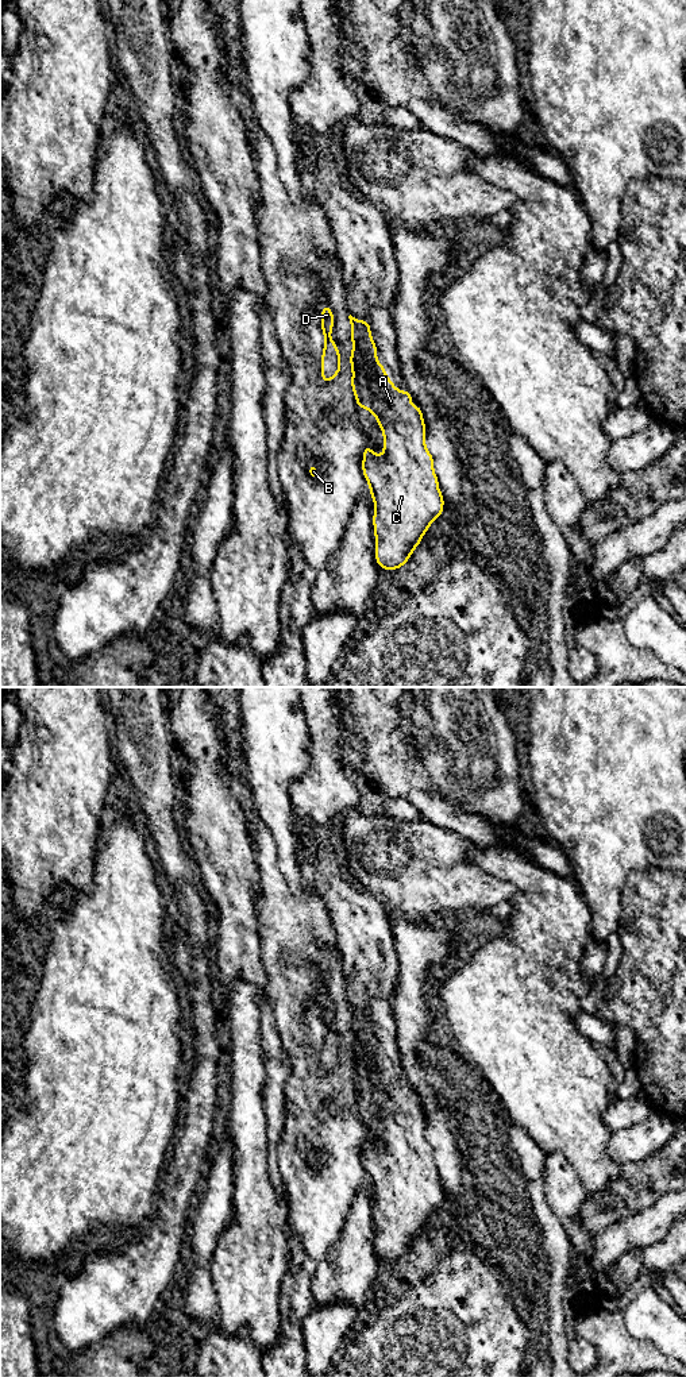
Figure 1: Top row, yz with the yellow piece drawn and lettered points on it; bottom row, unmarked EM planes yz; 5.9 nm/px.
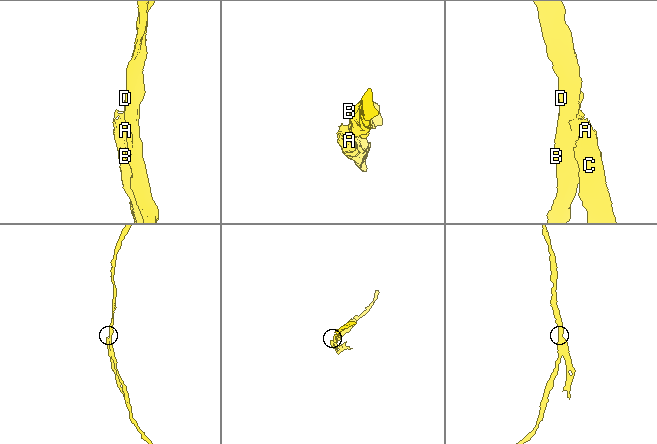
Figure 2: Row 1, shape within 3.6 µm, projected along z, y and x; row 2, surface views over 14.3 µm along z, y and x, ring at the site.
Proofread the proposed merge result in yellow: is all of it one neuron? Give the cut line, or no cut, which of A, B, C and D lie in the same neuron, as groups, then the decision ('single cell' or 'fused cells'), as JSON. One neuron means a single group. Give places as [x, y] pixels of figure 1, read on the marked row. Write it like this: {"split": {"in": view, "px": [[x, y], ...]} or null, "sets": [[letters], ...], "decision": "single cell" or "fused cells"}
{"split": {"in": "yz", "px": [[376, 355], [374, 365], [358, 375], [355, 398]]}, "sets": [["A", "C"], ["B", "D"]], "decision": "fused cells"}

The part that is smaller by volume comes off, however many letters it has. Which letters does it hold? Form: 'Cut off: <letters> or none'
Cut off: A, C

